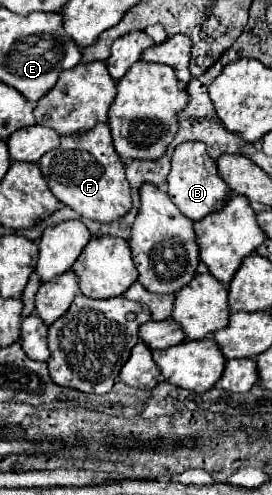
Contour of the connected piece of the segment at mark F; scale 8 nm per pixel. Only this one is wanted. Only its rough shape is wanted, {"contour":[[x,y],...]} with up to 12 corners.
{"contour":[[107,122],[39,164],[55,198],[113,222],[131,210]]}

